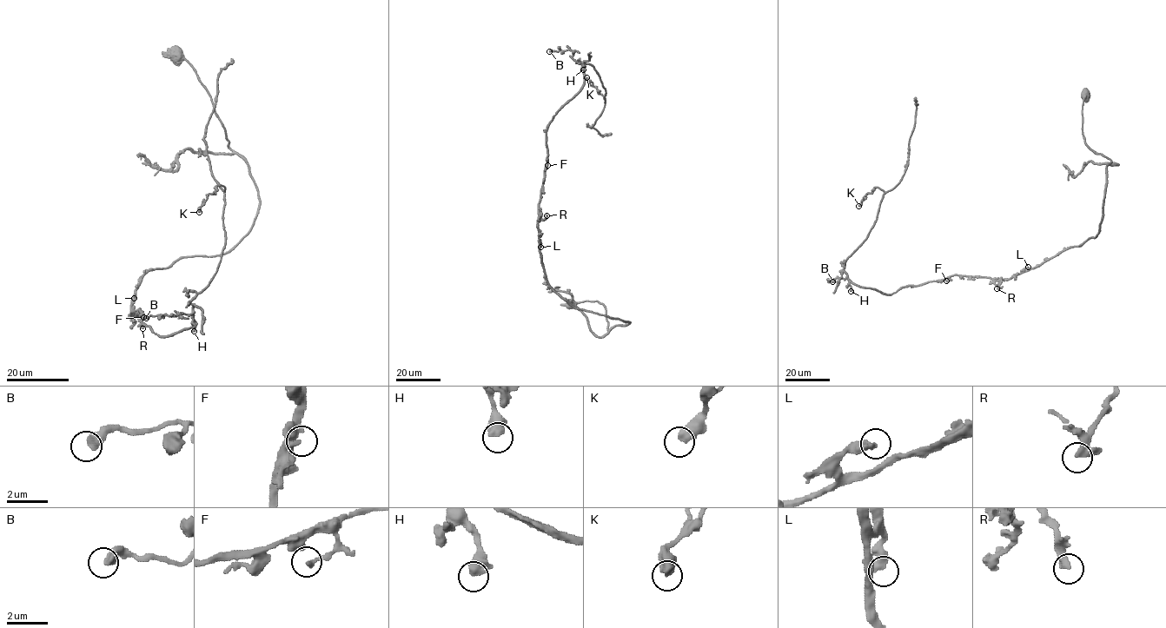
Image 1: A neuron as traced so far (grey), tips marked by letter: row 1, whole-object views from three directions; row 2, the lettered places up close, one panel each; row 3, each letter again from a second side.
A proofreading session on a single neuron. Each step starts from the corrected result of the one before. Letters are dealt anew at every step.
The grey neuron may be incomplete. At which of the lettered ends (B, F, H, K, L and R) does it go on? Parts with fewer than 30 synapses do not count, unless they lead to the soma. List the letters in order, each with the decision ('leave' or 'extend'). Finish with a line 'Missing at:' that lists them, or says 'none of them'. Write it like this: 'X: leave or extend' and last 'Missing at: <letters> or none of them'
B: leave
F: leave
H: leave
K: leave
L: leave
R: leave
Missing at: none of them

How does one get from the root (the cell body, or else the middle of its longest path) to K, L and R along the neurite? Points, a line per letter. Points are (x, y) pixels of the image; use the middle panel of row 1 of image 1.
K: (570, 304), (630, 322), (573, 307), (539, 253), (546, 126), (580, 62), (605, 103), (586, 77)
L: (570, 304), (602, 304), (608, 330), (630, 322), (575, 308), (563, 299), (547, 281), (540, 247)
R: (570, 304), (602, 304), (608, 330), (630, 322), (575, 308), (551, 287), (538, 228), (538, 221), (546, 215)

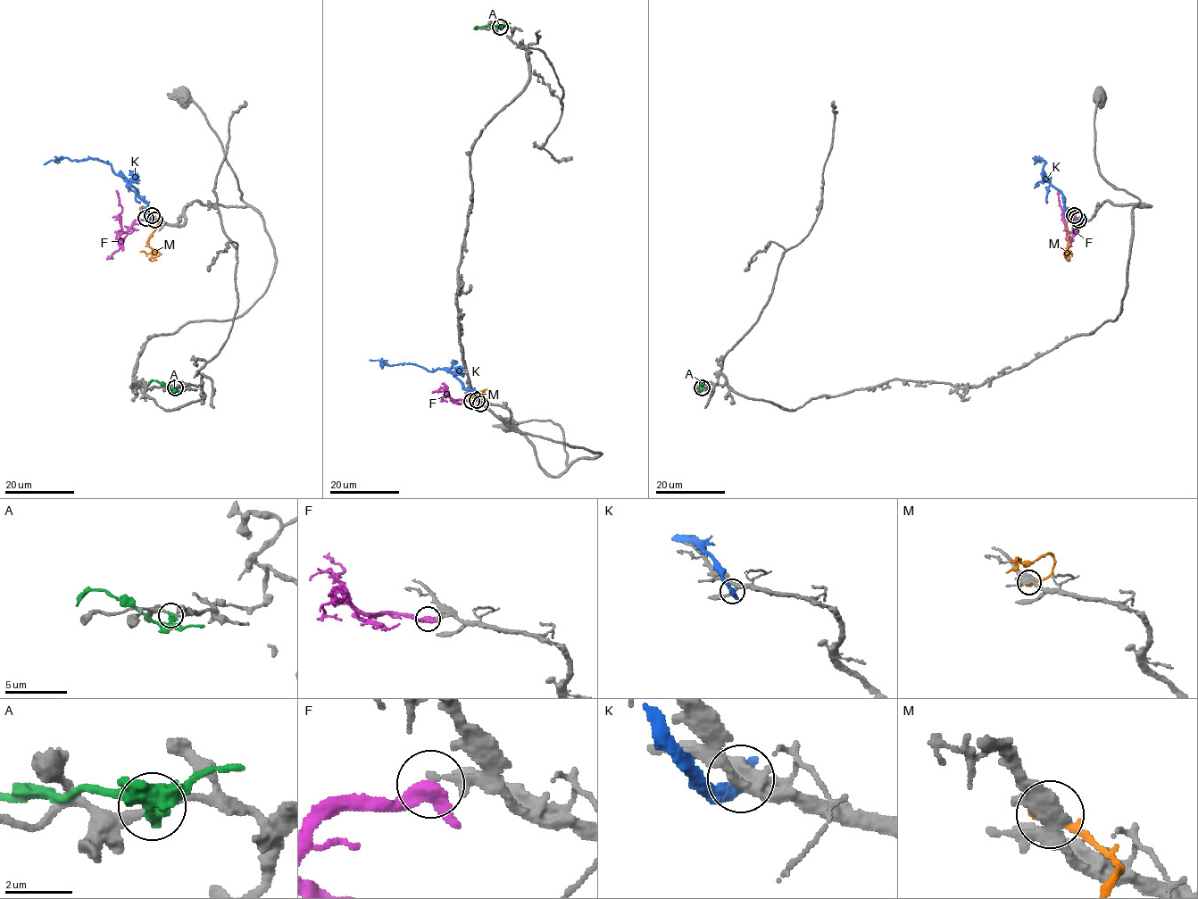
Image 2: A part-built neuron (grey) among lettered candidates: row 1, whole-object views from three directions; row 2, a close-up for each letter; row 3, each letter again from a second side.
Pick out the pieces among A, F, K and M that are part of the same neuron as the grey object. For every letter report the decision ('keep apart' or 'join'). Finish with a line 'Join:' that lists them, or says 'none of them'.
A: keep apart
F: keep apart
K: keep apart
M: keep apart
Join: none of them

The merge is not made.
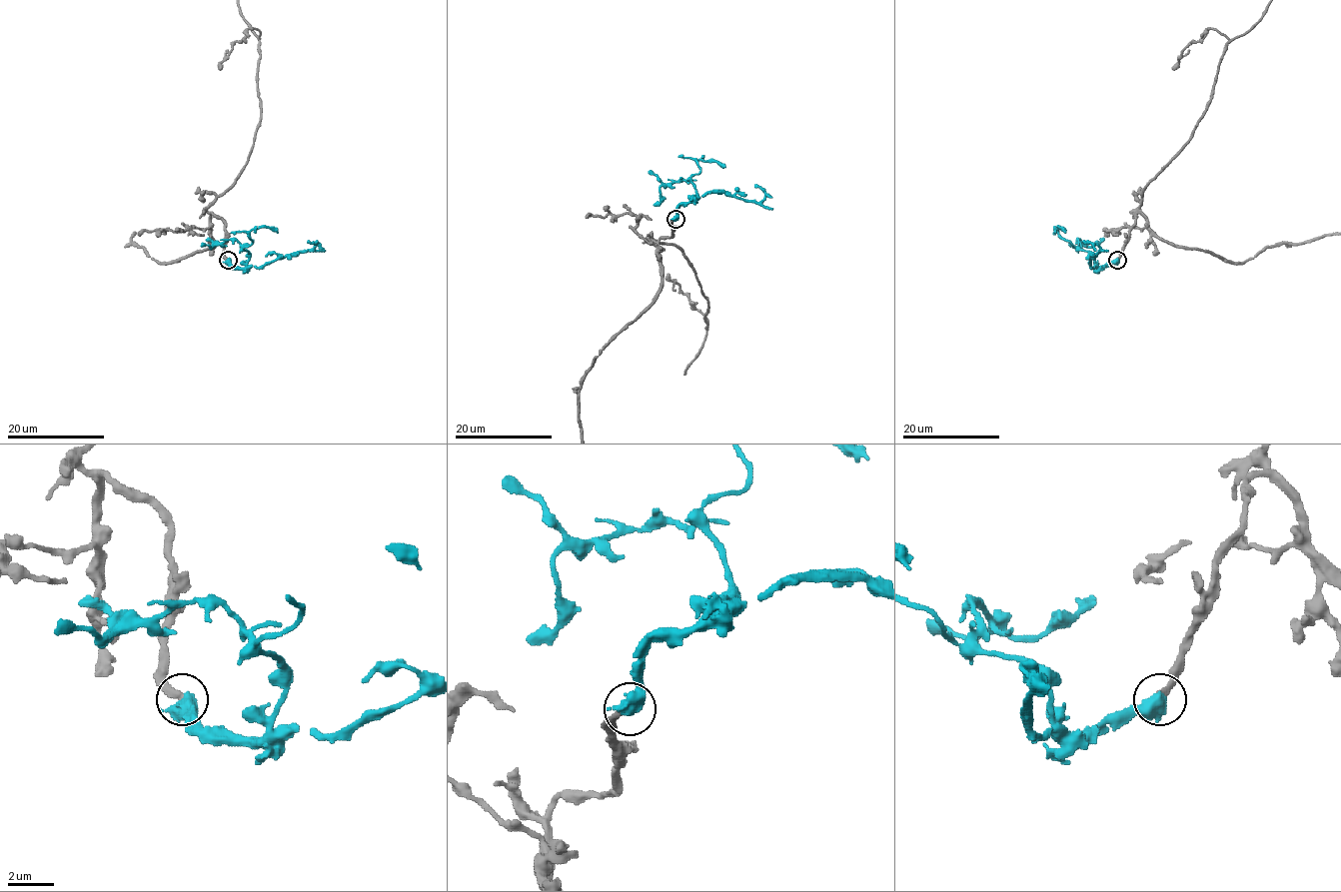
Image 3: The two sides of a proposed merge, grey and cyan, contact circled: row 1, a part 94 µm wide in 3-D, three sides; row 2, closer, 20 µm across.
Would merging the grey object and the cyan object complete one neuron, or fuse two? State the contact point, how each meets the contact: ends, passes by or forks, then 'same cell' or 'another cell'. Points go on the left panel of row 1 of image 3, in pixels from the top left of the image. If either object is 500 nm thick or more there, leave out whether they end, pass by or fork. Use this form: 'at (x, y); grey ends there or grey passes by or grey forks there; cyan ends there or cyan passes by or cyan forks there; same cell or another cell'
at (228, 260); same cell

